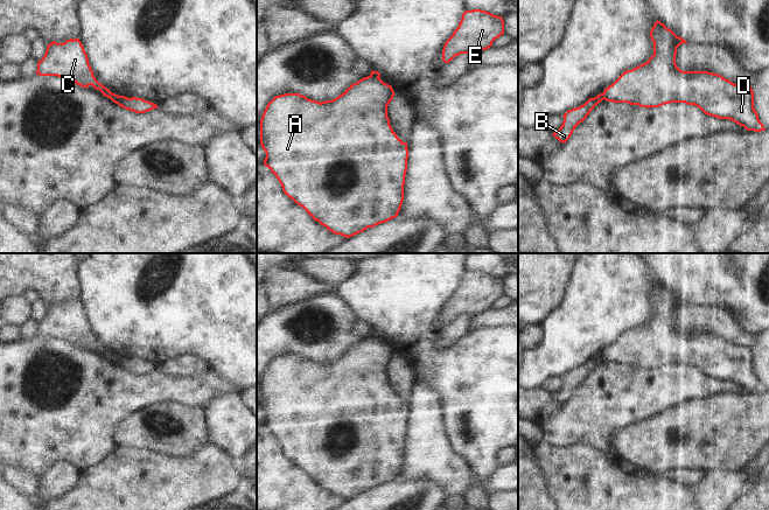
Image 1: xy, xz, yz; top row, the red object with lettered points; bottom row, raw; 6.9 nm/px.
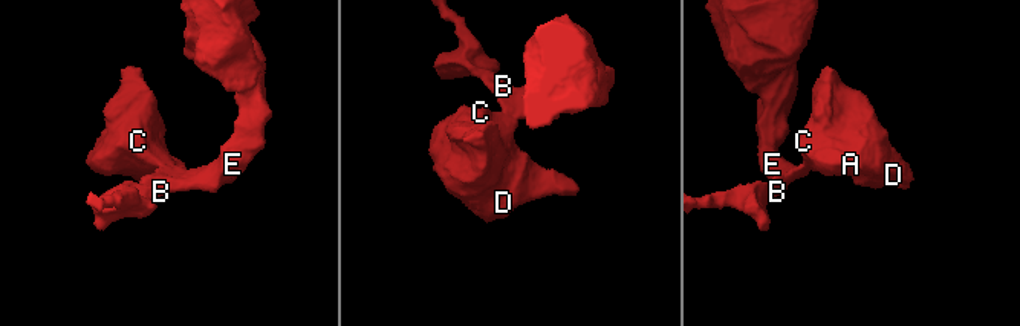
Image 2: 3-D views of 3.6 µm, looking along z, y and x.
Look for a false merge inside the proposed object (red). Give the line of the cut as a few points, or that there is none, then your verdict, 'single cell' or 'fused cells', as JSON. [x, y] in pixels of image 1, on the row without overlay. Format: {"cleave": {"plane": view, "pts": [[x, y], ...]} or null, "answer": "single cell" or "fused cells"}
{"cleave": {"plane": "yz", "pts": [[602, 355], [605, 360]]}, "answer": "fused cells"}

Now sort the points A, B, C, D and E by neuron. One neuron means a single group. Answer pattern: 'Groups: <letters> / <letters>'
Groups: A C D / B E

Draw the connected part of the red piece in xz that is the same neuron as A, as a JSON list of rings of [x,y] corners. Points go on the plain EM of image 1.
[[[368,337],[335,361],[321,364],[300,355],[275,357],[263,375],[260,406],[266,414],[264,426],[275,436],[289,460],[335,496],[352,498],[396,480],[400,473],[408,411],[407,404],[403,404],[392,391],[387,378],[387,366],[393,357],[391,347]]]

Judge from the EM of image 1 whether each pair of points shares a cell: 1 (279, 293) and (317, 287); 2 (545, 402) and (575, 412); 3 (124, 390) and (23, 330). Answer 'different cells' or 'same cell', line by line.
1: same cell
2: different cells
3: different cells

